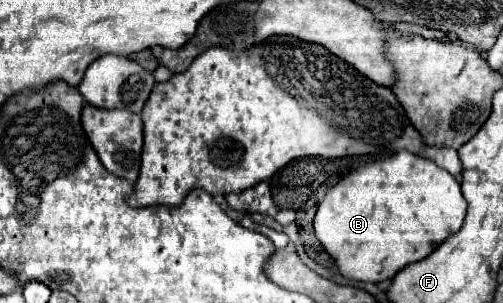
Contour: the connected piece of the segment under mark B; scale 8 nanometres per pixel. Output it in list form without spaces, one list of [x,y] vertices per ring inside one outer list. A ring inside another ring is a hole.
[[[401,151],[387,159],[367,163],[333,185],[317,207],[315,235],[325,251],[335,259],[343,277],[379,283],[391,279],[405,265],[425,259],[425,255],[435,251],[451,233],[459,231],[465,219],[465,209],[467,203],[461,187],[449,171],[441,169],[431,159]]]

